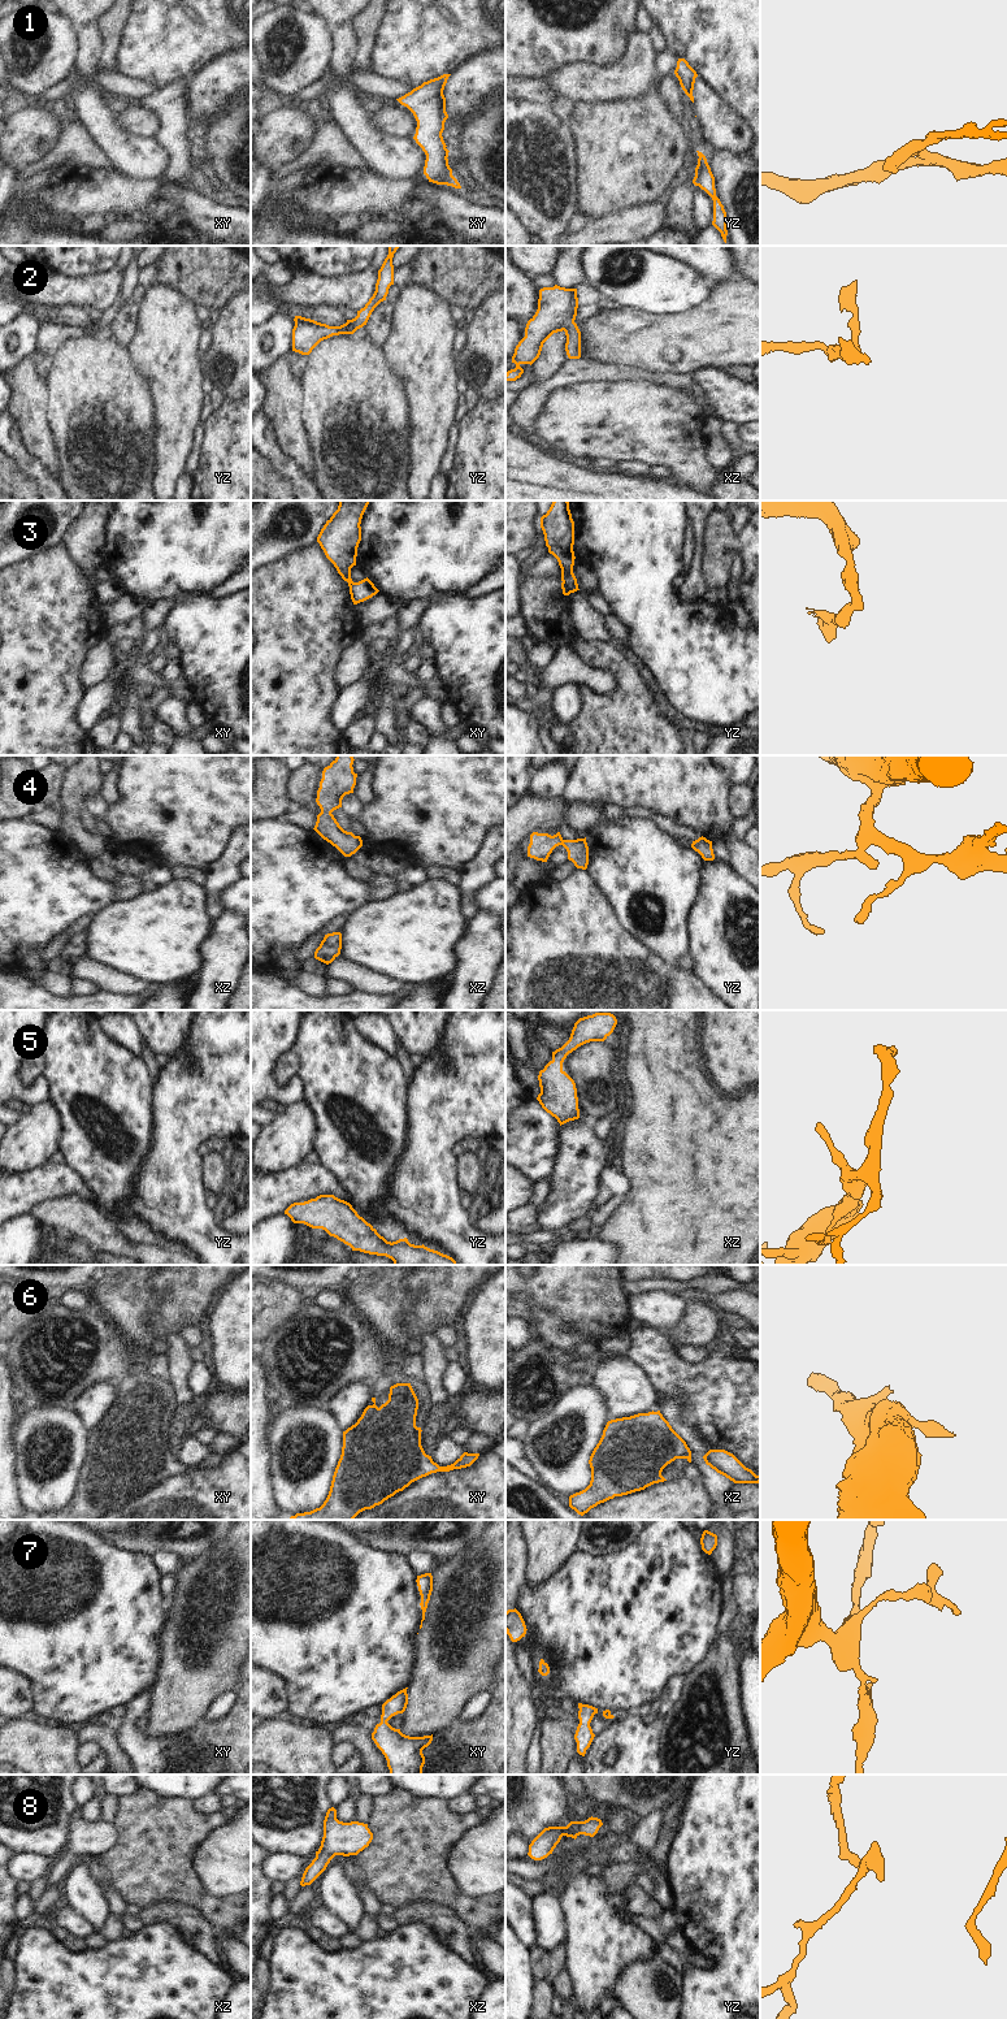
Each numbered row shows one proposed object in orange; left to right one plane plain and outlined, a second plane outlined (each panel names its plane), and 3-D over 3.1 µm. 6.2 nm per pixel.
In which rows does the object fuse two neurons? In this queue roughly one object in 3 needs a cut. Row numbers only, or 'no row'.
3

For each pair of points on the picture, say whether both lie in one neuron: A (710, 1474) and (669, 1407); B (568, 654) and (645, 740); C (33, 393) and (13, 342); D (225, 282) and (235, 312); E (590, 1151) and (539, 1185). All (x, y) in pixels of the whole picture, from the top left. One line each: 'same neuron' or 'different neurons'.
A: same neuron
B: different neurons
C: different neurons
D: different neurons
E: different neurons

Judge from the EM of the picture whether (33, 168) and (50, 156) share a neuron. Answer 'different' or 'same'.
same

